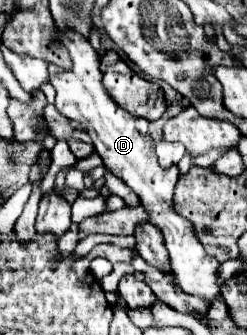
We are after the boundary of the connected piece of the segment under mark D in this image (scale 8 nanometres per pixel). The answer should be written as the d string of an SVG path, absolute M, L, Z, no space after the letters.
M76 31L60 33L58 41L68 49L72 57L72 69L62 71L56 65L48 67L50 83L56 89L56 109L64 117L78 121L88 129L88 135L94 141L96 153L104 159L104 167L116 177L120 177L142 199L142 207L150 213L150 223L158 227L164 237L164 247L168 249L168 257L170 257L180 289L212 305L220 295L220 287L218 287L220 263L214 257L208 257L204 253L202 245L192 233L190 223L178 213L174 213L172 209L172 197L178 183L178 169L176 167L162 169L158 165L158 157L152 151L152 143L154 143L152 137L140 131L138 119L130 115L128 111L124 111L122 107L118 107L112 101L112 97L106 93L102 85L100 59L90 47L90 43Z

